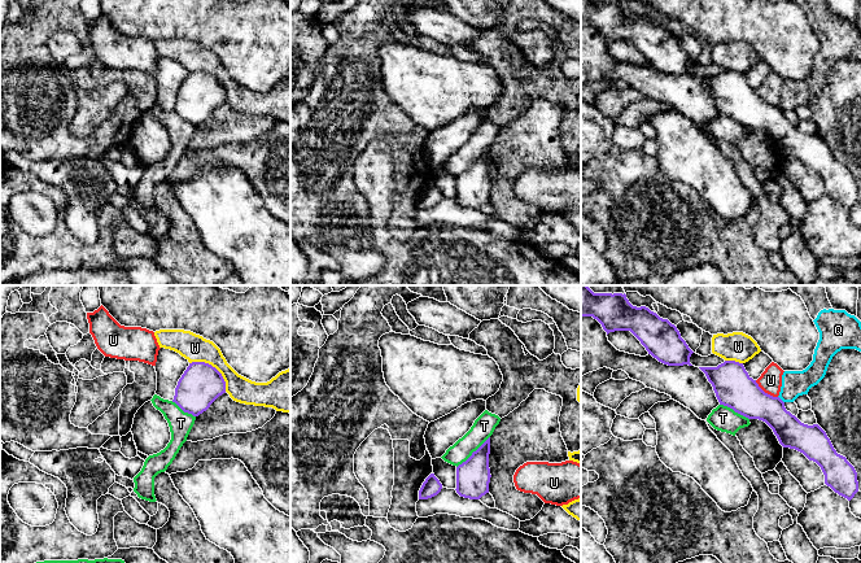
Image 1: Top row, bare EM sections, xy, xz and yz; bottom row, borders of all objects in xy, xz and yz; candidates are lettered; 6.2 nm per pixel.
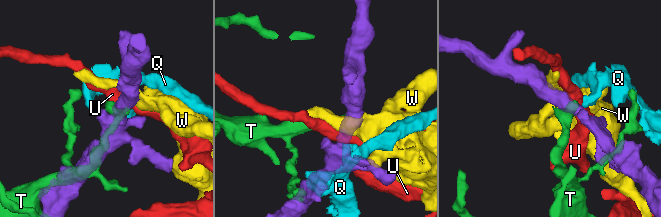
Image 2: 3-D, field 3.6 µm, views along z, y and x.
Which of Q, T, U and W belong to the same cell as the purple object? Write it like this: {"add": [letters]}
{"add": []}

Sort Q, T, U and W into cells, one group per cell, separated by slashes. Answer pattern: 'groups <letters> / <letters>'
groups Q / T / U / W

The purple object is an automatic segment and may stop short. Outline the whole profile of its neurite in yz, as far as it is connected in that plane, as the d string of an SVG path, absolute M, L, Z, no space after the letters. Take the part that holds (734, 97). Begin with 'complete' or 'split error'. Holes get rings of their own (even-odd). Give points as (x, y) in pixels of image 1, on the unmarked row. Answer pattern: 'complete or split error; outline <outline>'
complete; outline M725 70L717 77L699 77L712 93L720 114L733 118L735 122L748 127L765 131L777 145L783 157L795 158L803 162L809 170L816 171L823 184L825 193L835 202L851 210L858 201L857 182L845 166L836 162L826 141L818 135L801 132L795 125L786 119L779 106L765 102L756 90L746 80L743 73Z

